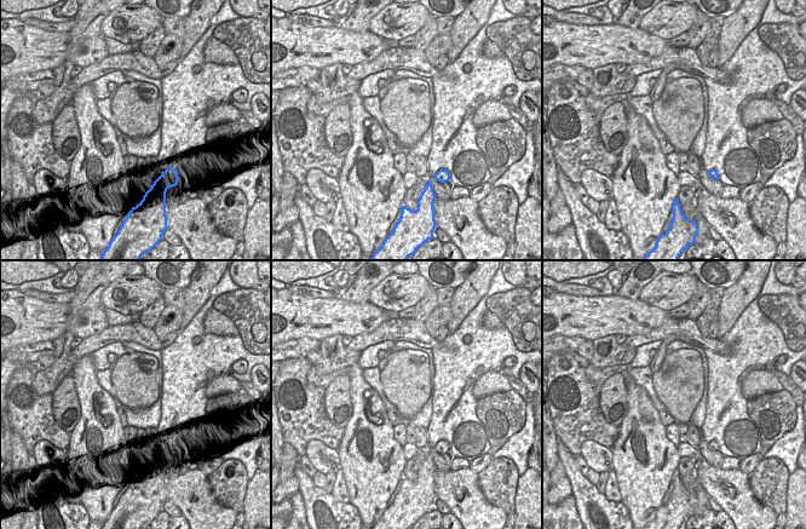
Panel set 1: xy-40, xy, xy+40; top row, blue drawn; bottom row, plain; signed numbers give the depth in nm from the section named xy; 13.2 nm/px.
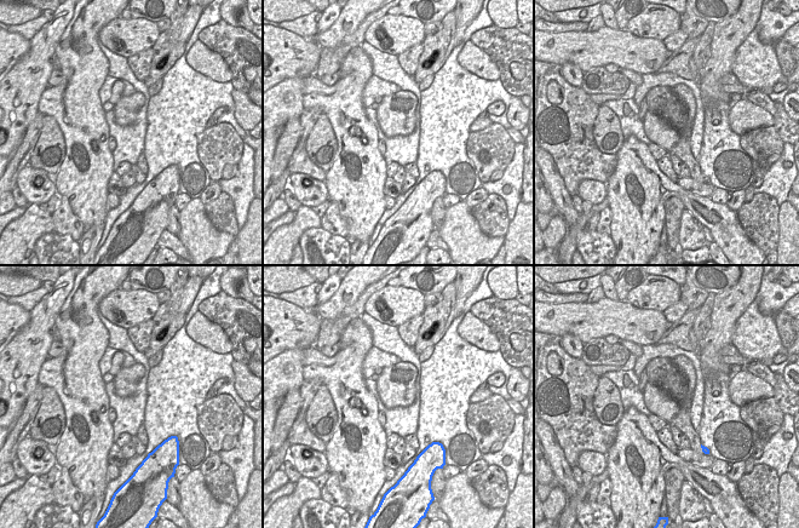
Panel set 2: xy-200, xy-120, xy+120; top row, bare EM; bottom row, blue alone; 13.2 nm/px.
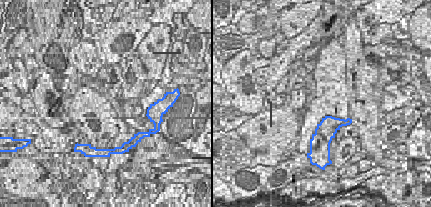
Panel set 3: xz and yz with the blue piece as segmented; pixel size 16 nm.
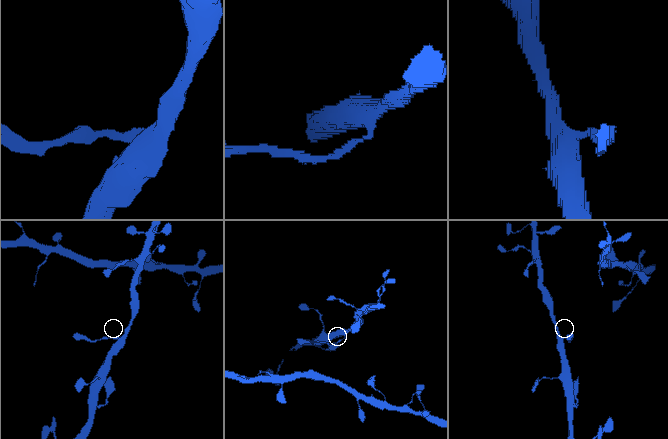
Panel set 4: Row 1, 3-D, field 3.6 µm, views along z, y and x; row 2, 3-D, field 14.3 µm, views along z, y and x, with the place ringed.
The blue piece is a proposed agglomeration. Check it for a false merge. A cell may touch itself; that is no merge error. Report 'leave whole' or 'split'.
leave whole

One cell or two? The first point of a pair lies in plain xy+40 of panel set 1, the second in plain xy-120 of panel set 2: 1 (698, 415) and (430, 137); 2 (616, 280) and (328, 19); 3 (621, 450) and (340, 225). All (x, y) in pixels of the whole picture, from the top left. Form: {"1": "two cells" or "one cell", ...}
{"1": "two cells", "2": "one cell", "3": "two cells"}

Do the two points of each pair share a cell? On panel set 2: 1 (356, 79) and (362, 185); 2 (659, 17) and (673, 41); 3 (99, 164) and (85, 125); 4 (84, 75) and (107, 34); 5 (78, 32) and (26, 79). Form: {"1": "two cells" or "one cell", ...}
{"1": "one cell", "2": "two cells", "3": "one cell", "4": "two cells", "5": "two cells"}

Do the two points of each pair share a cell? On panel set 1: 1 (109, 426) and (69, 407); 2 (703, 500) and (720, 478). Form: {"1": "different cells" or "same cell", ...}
{"1": "different cells", "2": "different cells"}

